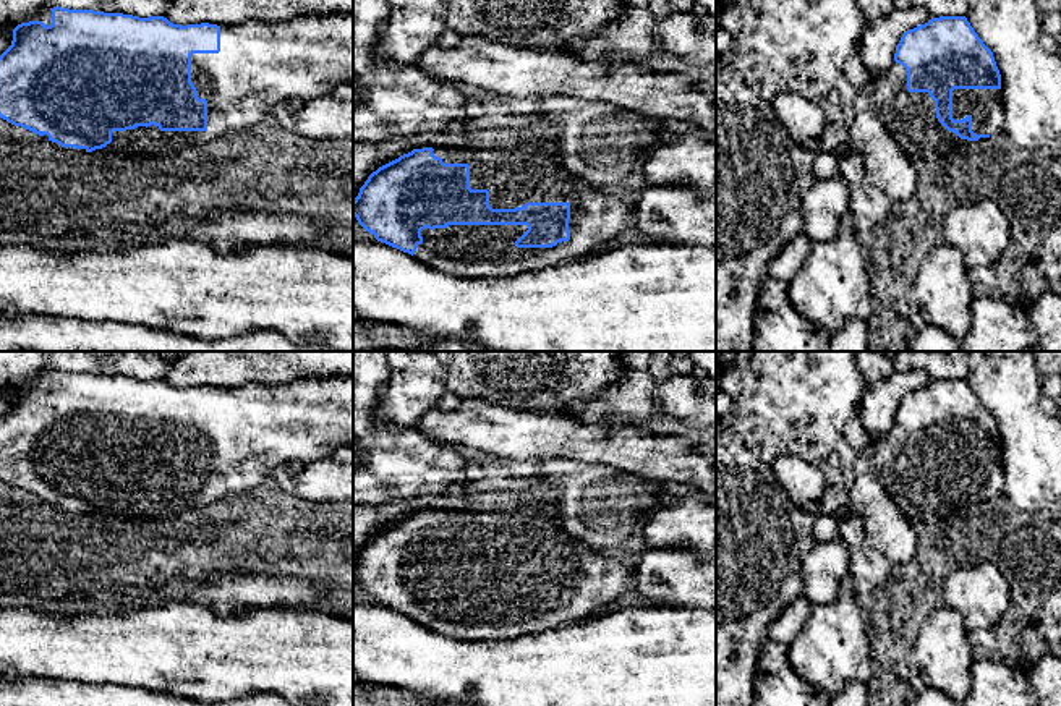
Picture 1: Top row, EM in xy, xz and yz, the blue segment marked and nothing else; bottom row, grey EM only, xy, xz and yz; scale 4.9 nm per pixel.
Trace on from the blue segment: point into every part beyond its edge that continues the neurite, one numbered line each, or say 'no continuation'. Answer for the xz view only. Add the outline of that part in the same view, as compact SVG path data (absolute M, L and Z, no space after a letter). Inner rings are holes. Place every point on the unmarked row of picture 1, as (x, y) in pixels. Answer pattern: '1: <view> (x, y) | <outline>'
1: xz (475, 614) | M573 539L570 549L570 602L552 610L517 610L526 588L449 588L421 593L415 622L424 628L475 643L515 640L522 635L565 627L619 599L633 573L620 560L601 555Z

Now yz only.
1: yz (985, 468) | M954 452L952 481L972 479L975 497L1003 495L1004 473L1001 452Z

